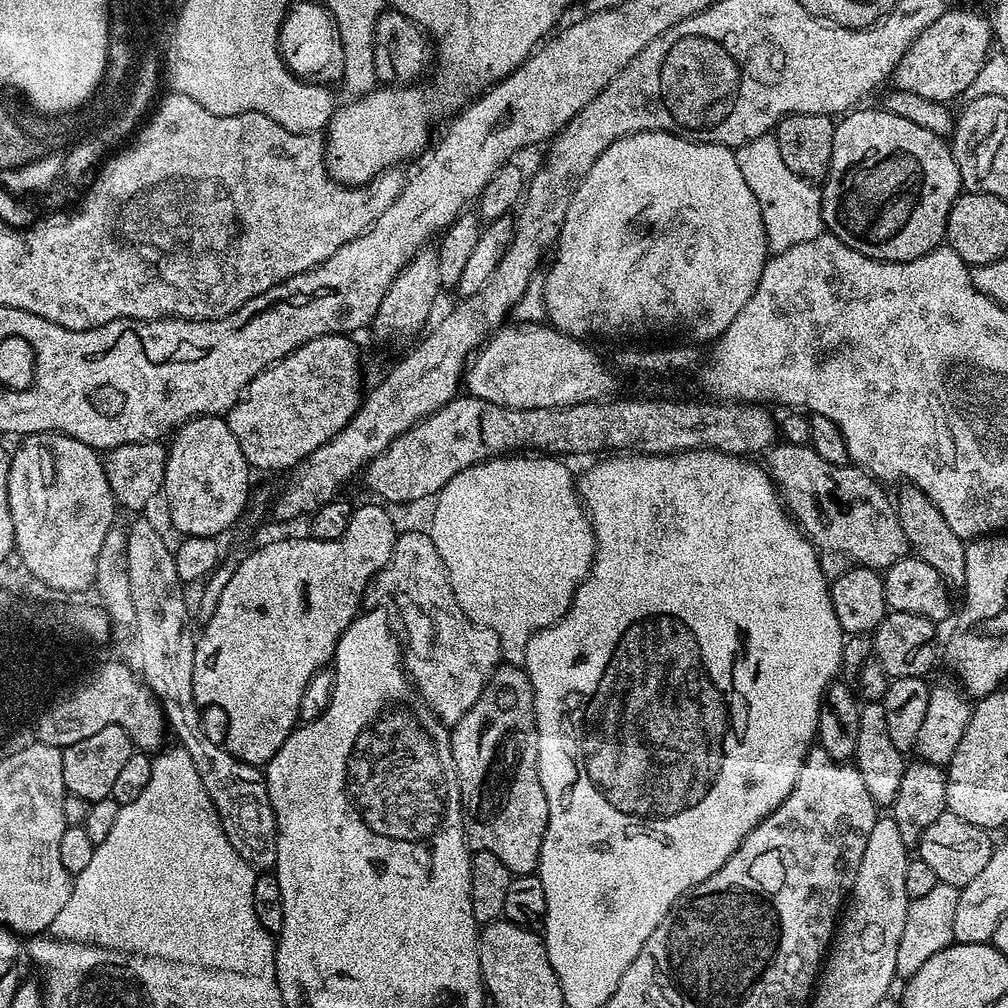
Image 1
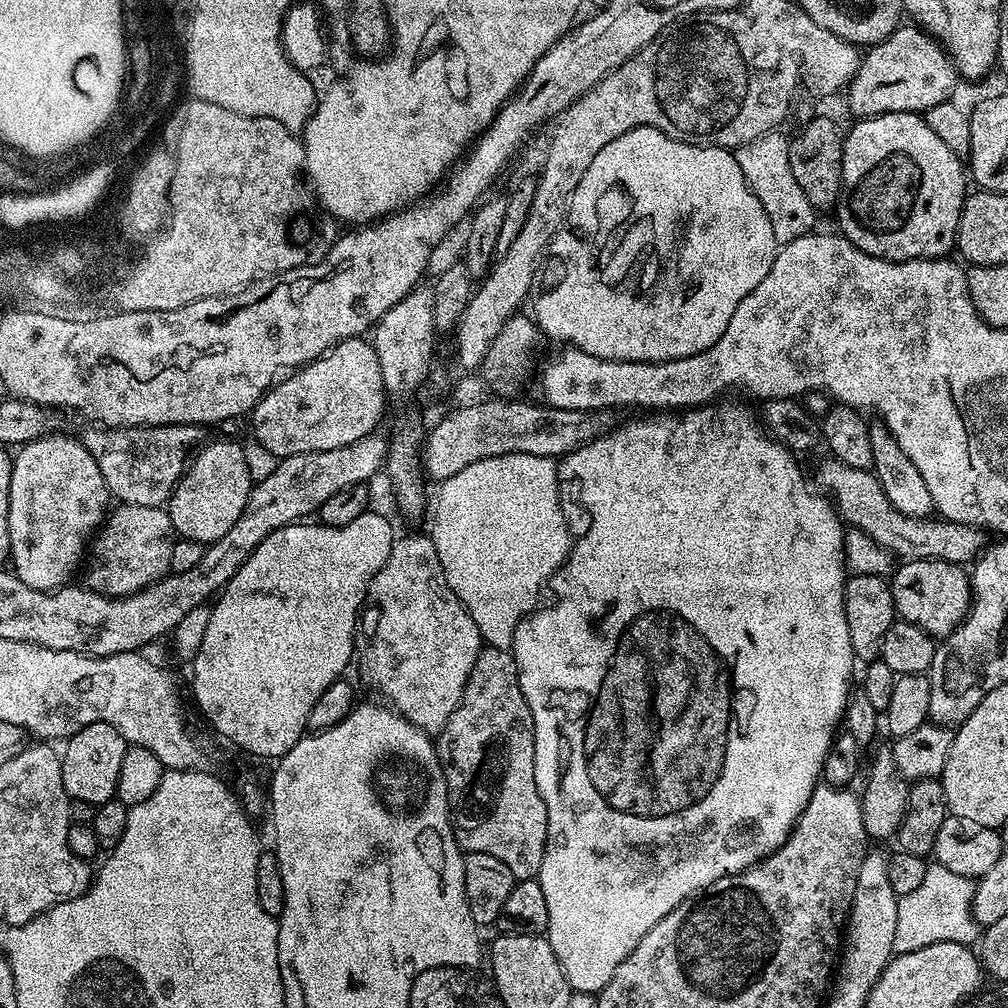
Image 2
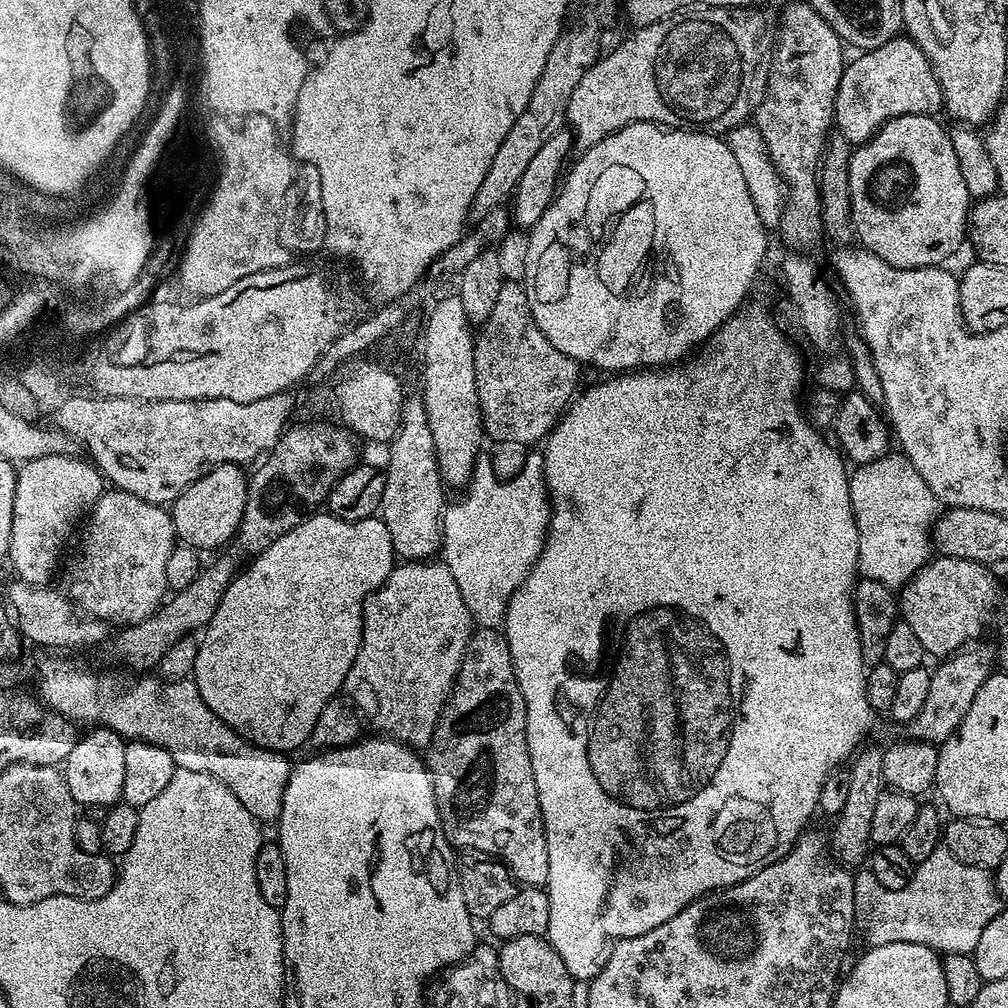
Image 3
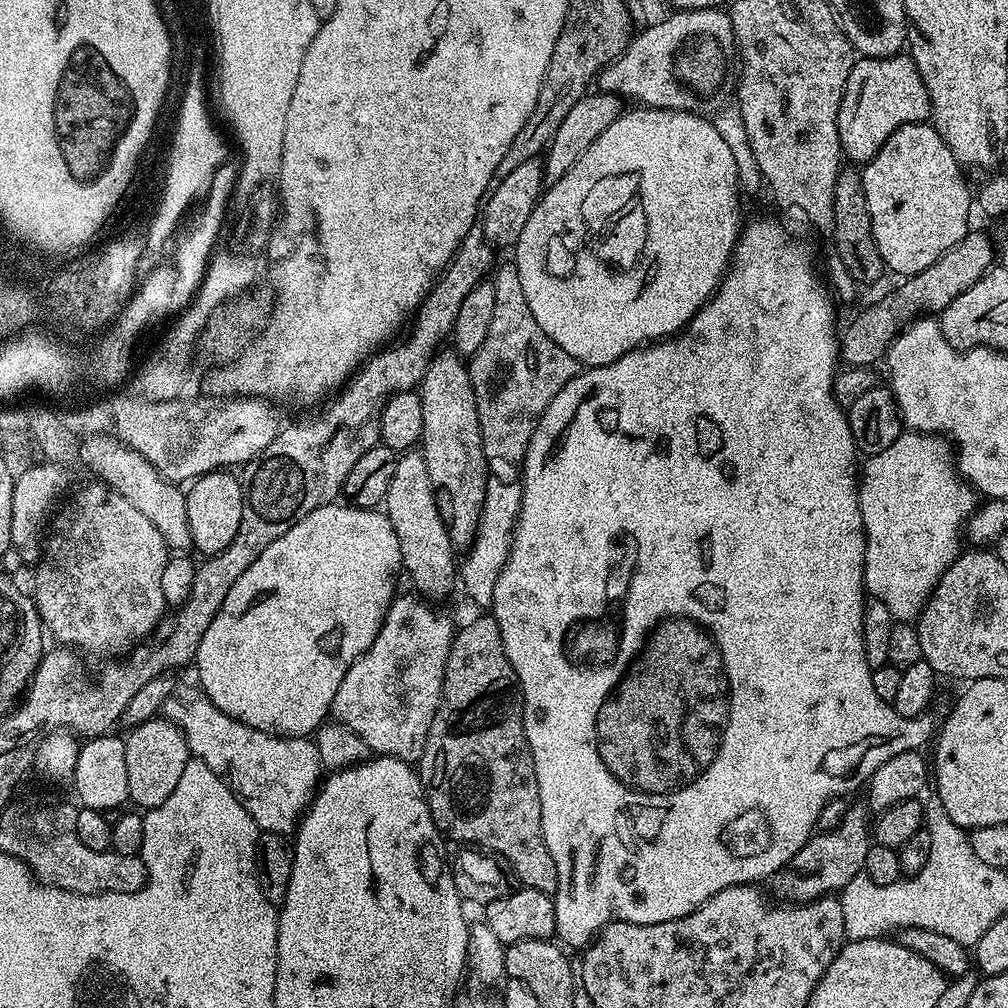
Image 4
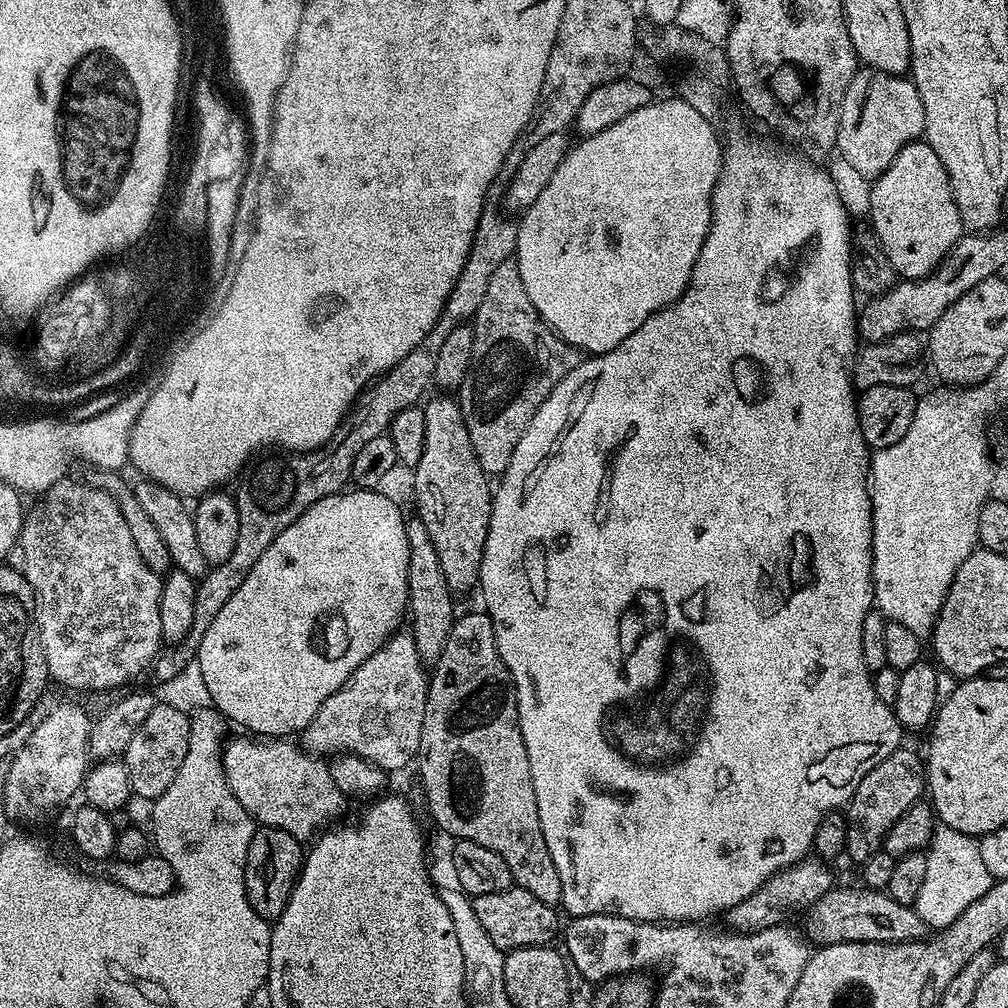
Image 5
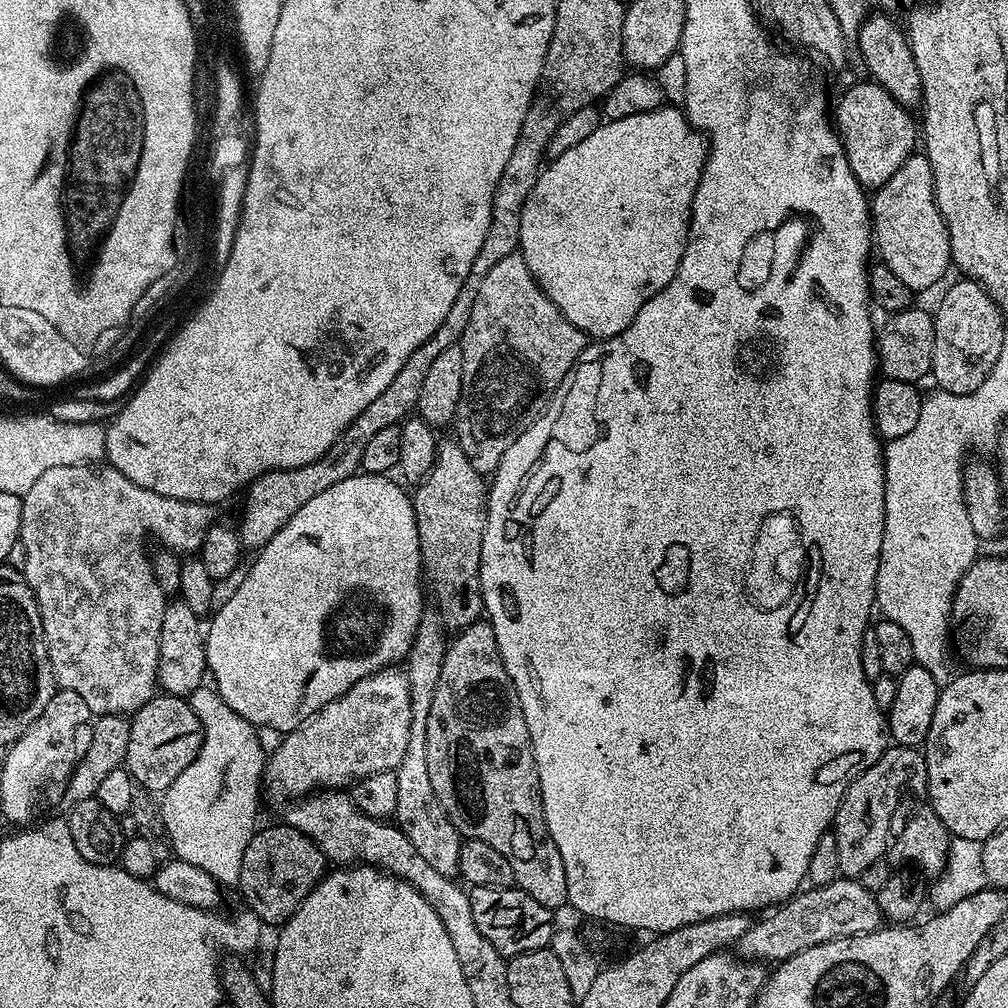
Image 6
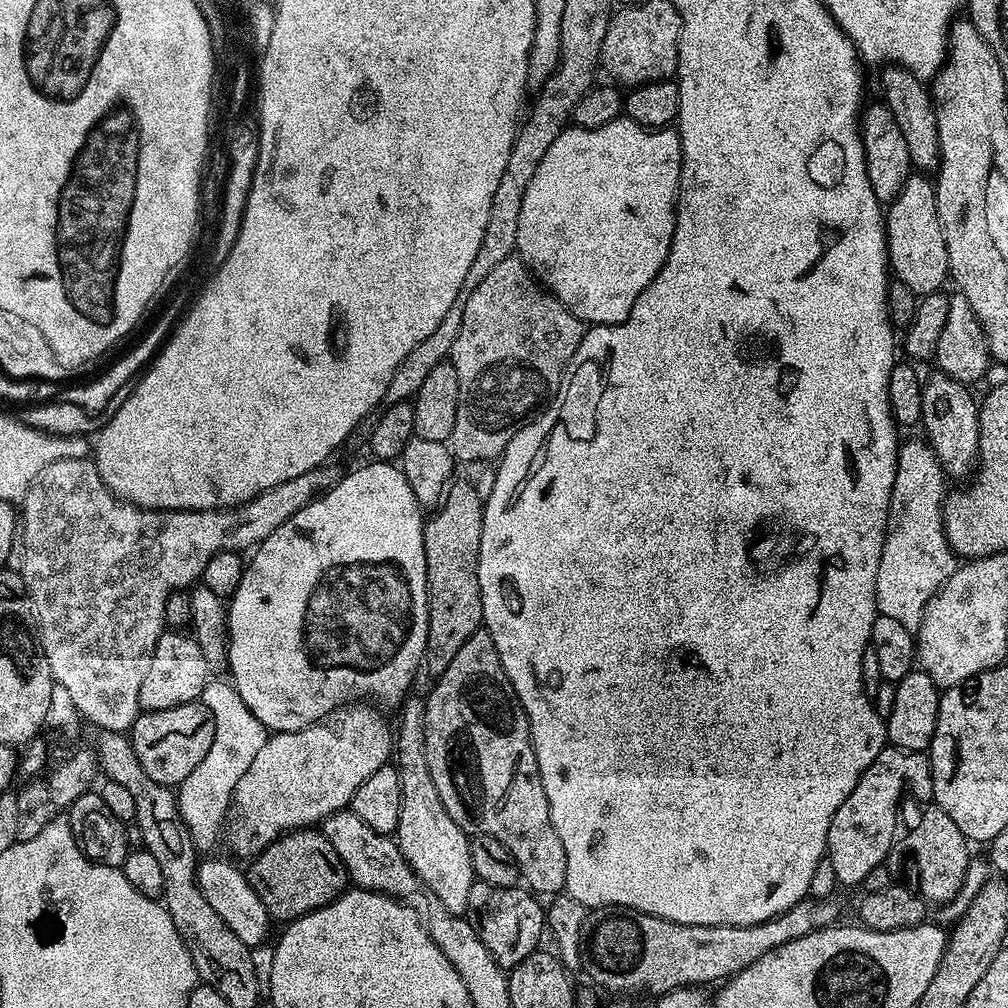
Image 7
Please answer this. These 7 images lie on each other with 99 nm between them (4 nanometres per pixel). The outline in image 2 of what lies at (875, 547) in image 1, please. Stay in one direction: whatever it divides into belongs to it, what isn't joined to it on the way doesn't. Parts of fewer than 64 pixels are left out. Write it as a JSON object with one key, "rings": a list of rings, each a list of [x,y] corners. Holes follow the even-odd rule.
{"rings":[[[828,458],[817,470],[816,480],[815,483],[820,483],[819,487],[830,497],[845,525],[851,526],[855,531],[865,532],[874,543],[885,548],[893,557],[901,556],[901,561],[941,560],[968,566],[986,547],[986,532],[983,528],[966,526],[943,518],[923,519],[900,513],[883,493],[876,473],[867,468],[846,466],[835,458]]]}

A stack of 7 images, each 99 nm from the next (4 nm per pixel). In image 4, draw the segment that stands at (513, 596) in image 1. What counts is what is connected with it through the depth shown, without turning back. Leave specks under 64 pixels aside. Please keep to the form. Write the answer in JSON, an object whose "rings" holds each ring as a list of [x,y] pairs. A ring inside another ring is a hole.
{"rings":[[[489,479],[482,514],[478,522],[476,537],[468,545],[458,564],[458,580],[468,591],[468,596],[476,604],[491,605],[494,582],[506,562],[512,548],[512,529],[516,527],[516,516],[520,512],[520,484],[507,484],[504,480]]]}

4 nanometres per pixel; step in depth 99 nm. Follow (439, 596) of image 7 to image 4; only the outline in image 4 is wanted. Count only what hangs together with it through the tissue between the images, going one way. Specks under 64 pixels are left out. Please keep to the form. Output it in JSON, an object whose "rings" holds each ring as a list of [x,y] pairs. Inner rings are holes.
{"rings":[[[441,351],[433,356],[418,391],[422,402],[422,455],[426,474],[430,474],[430,486],[436,495],[442,522],[450,534],[450,542],[464,550],[476,537],[490,479],[468,364],[455,351]]]}

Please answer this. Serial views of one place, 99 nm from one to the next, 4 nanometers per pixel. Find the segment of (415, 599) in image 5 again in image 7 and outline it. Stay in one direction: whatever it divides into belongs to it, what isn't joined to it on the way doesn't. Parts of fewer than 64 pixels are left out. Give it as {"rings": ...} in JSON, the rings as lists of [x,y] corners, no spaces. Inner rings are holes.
{"rings":[[[415,694],[409,695],[403,701],[404,713],[400,716],[400,729],[397,727],[394,732],[394,767],[398,770],[398,782],[400,783],[400,813],[394,839],[396,845],[402,850],[408,865],[415,870],[416,876],[422,878],[422,882],[450,910],[450,914],[464,916],[468,911],[470,902],[470,890],[472,885],[477,883],[474,874],[474,866],[470,866],[470,839],[467,832],[464,832],[446,814],[446,806],[442,806],[442,798],[438,798],[438,786],[434,786],[434,778],[430,778],[430,762],[426,762],[426,722],[424,721],[425,701],[420,700]]]}

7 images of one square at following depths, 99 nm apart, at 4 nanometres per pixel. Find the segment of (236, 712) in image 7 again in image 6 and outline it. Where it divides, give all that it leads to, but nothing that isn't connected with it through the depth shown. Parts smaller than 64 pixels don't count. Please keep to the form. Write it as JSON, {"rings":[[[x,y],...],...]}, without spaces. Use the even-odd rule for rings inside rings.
{"rings":[[[215,687],[195,688],[190,703],[194,714],[198,714],[198,722],[202,722],[202,746],[194,762],[190,762],[190,766],[186,766],[186,770],[182,770],[182,774],[178,774],[178,778],[174,778],[174,782],[170,782],[168,789],[159,797],[160,820],[168,831],[169,842],[180,848],[179,859],[206,870],[206,874],[213,876],[221,886],[235,885],[242,870],[242,854],[246,854],[246,846],[258,830],[256,795],[260,792],[260,780],[262,784],[260,736],[256,733],[259,731],[257,725],[242,718],[242,714],[230,710],[230,706],[222,702]]]}

